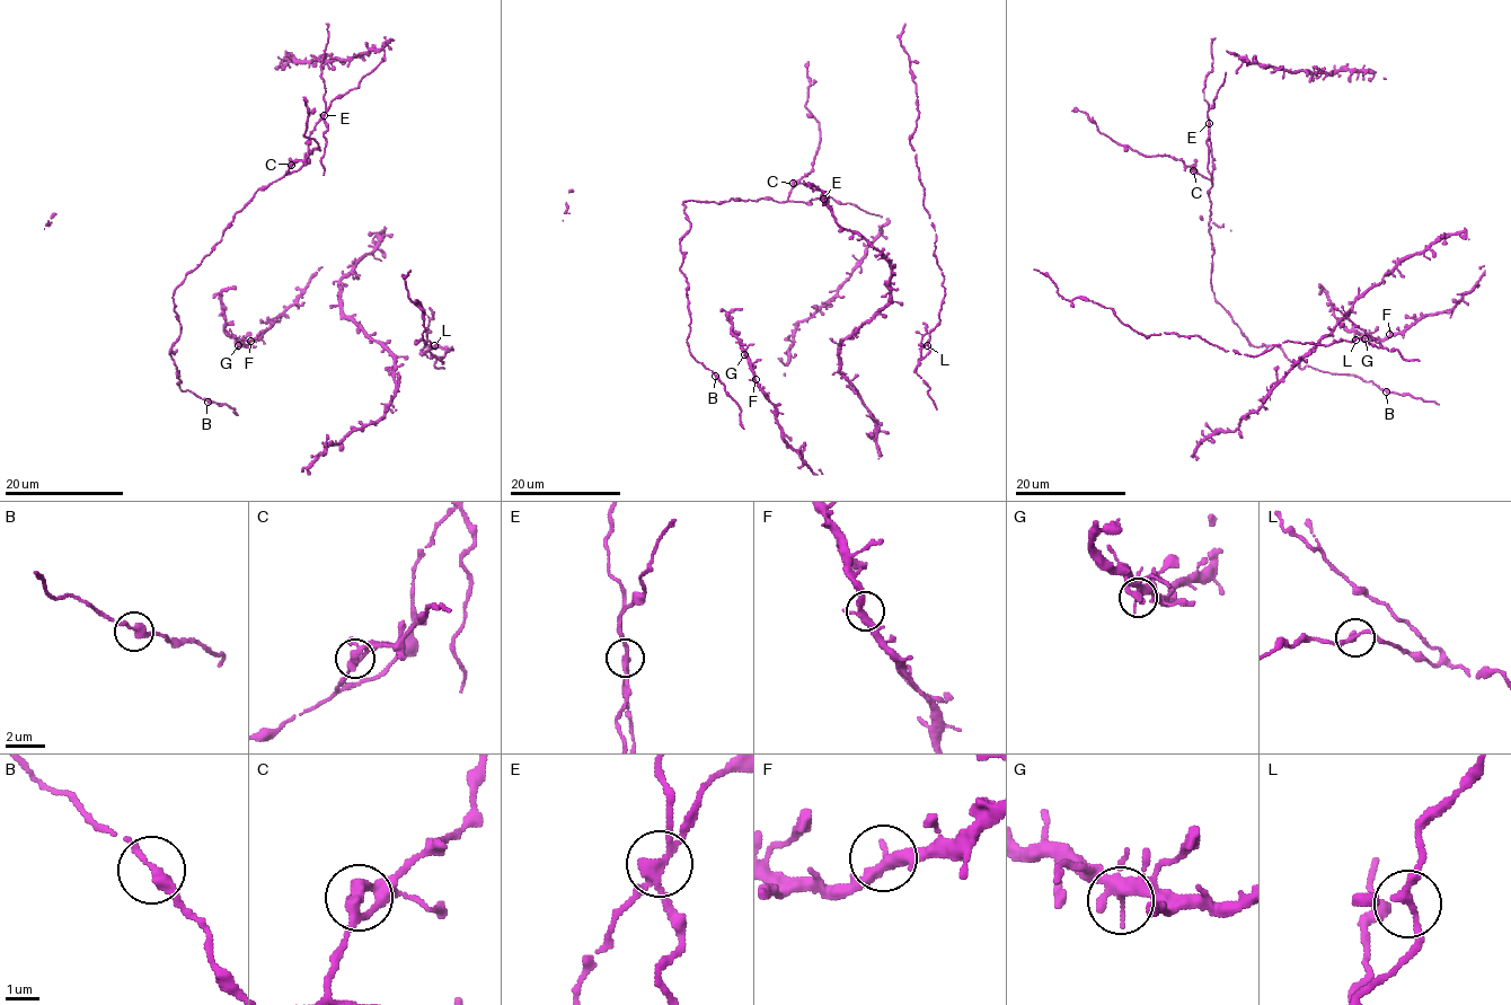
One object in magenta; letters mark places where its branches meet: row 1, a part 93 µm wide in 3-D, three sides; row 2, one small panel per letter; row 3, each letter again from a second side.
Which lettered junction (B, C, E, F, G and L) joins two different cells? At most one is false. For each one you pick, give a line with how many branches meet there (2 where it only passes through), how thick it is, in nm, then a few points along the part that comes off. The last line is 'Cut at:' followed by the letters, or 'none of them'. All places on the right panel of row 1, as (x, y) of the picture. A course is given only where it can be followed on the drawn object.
E: Branches: 3. Thickness 240 nm. Course of the part to remove: (1209, 123), (1203, 89), (1204, 78), (1212, 70), (1212, 46), (1216, 38)
Cut at: E

